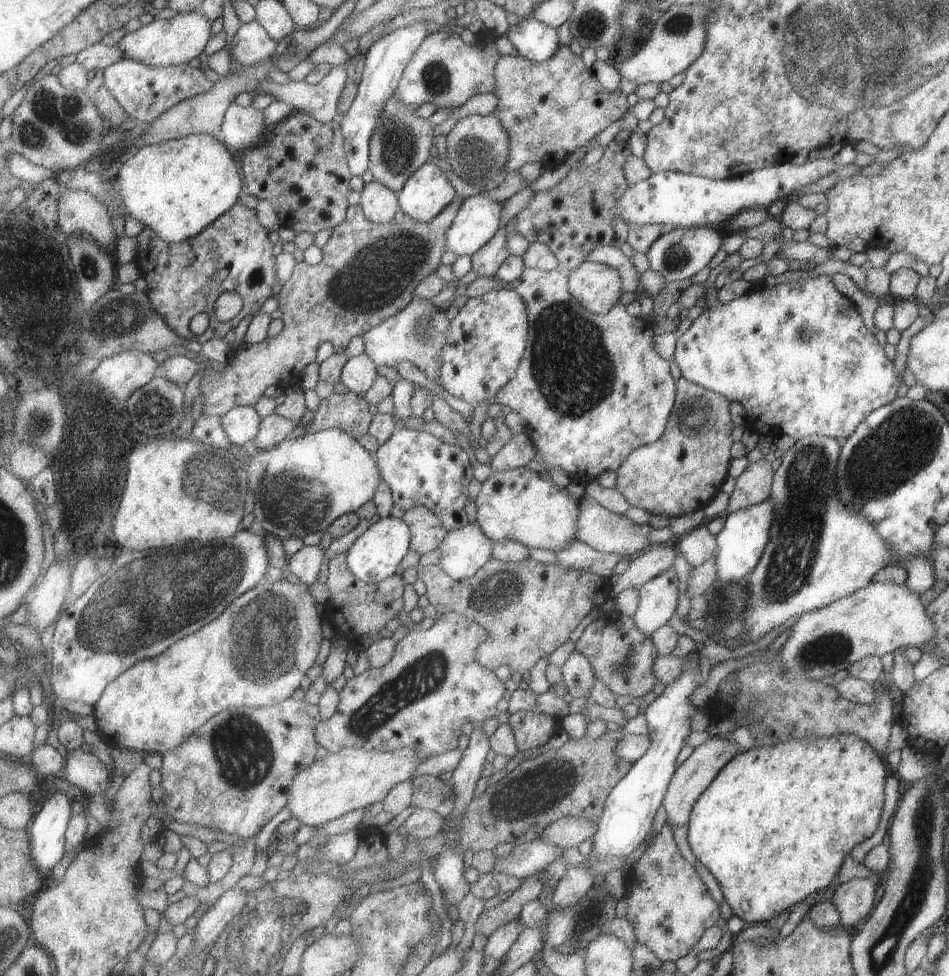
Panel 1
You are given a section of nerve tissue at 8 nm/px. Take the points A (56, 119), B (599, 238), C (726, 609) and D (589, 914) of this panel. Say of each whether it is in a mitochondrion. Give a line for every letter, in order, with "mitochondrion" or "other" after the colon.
A: mitochondrion
B: other
C: mitochondrion
D: mitochondrion

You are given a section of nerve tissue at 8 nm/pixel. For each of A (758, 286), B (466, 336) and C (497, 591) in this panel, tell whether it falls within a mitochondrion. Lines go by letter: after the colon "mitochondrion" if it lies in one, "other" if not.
A: other
B: other
C: mitochondrion

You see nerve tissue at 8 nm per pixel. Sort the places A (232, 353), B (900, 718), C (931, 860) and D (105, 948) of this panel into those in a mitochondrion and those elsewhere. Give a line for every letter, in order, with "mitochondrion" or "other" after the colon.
A: other
B: other
C: mitochondrion
D: other

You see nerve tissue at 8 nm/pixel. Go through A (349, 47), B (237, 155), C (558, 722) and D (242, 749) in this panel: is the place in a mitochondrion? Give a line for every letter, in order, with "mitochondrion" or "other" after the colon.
A: other
B: other
C: other
D: mitochondrion

